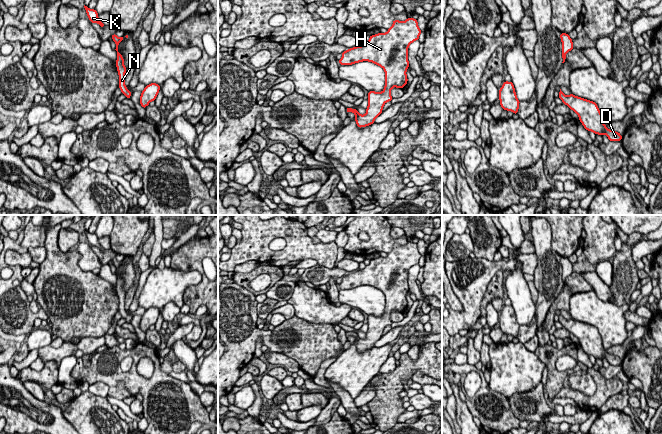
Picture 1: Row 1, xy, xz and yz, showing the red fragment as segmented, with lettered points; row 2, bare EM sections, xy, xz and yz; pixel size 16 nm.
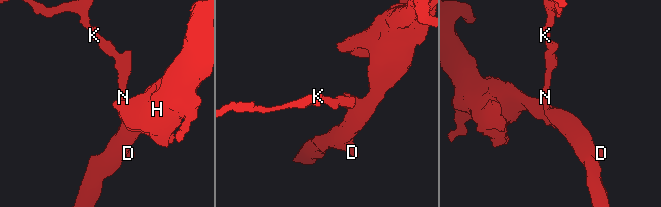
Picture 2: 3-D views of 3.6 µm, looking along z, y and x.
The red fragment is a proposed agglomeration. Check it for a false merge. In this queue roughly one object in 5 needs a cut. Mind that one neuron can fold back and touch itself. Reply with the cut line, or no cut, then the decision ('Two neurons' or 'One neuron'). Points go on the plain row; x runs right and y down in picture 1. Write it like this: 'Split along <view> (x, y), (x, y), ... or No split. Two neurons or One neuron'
No split. One neuron

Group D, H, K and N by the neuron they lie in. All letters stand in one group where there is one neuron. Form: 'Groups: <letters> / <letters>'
Groups: D H K N

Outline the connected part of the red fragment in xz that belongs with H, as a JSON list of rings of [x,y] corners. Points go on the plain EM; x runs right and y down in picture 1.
[[[408,242],[401,246],[394,244],[386,257],[371,259],[362,270],[357,270],[342,277],[340,289],[351,289],[362,285],[373,286],[385,295],[385,311],[380,317],[368,316],[368,331],[366,338],[361,339],[356,333],[346,332],[346,336],[353,336],[359,352],[374,347],[382,337],[386,326],[391,325],[391,313],[403,312],[407,308],[406,295],[409,291],[408,271],[419,263],[421,254],[417,243]]]

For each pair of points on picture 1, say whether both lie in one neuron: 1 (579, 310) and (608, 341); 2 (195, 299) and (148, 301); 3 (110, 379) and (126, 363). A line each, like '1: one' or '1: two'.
1: one
2: two
3: two

